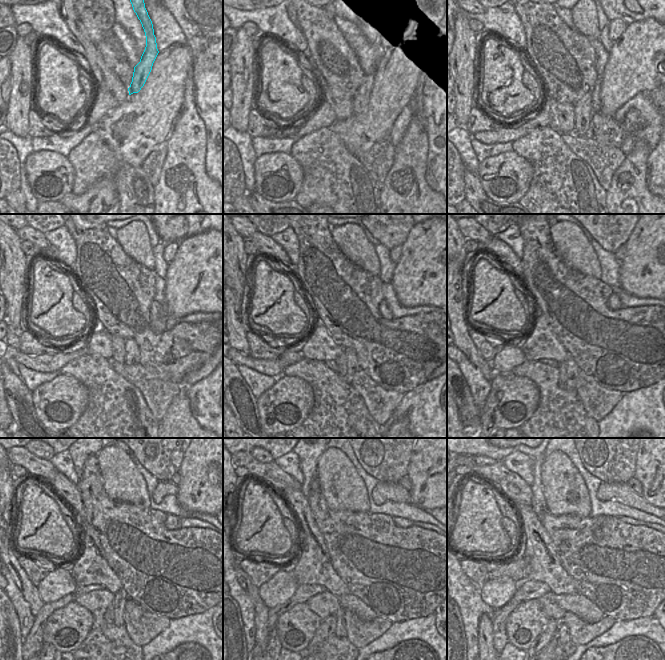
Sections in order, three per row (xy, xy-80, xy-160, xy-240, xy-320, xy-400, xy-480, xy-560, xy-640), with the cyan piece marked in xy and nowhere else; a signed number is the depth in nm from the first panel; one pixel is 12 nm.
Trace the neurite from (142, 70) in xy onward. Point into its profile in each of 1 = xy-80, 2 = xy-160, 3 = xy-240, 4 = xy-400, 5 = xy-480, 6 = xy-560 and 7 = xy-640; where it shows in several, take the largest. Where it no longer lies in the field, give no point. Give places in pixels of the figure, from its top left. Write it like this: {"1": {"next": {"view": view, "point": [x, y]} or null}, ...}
{"1": {"next": {"view": "xy-80", "point": [361, 99]}}, "2": {"next": {"view": "xy-160", "point": [583, 111]}}, "3": {"next": {"view": "xy-240", "point": [132, 353]}}, "4": {"next": {"view": "xy-400", "point": [572, 370]}}, "5": {"next": {"view": "xy-480", "point": [120, 598]}}, "6": {"next": {"view": "xy-560", "point": [340, 631]}}, "7": {"next": {"view": "xy-640", "point": [563, 636]}}}

